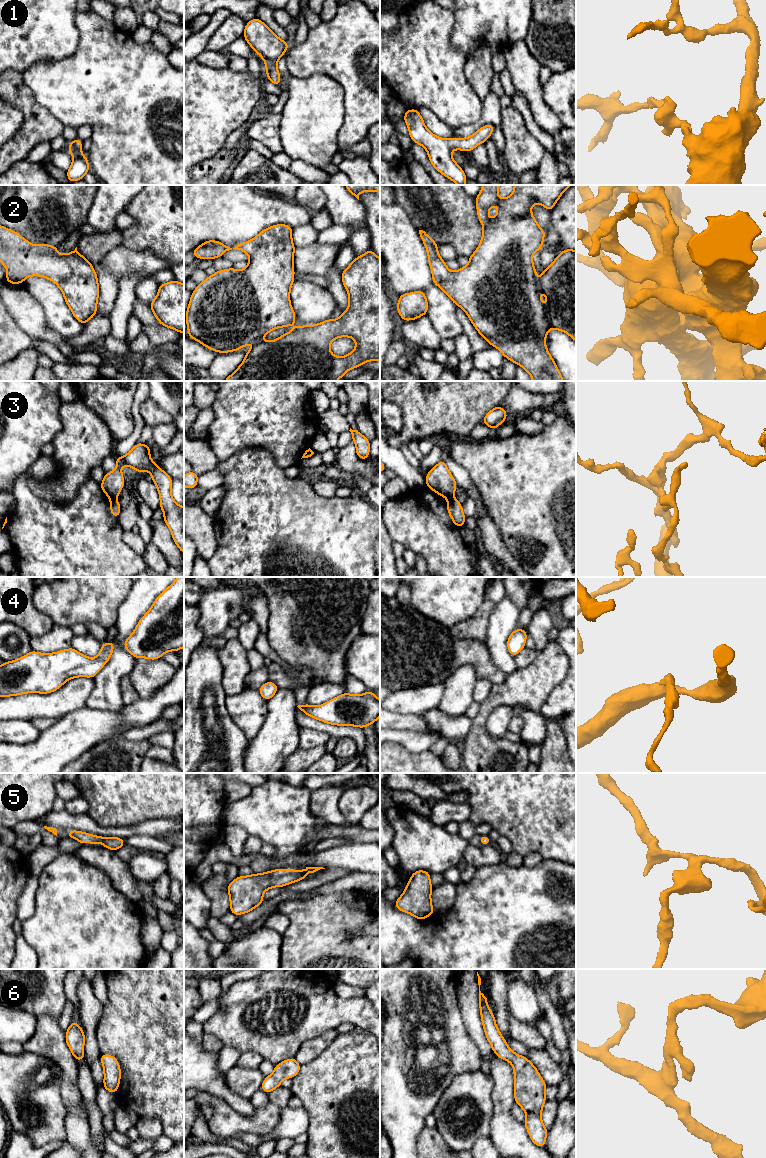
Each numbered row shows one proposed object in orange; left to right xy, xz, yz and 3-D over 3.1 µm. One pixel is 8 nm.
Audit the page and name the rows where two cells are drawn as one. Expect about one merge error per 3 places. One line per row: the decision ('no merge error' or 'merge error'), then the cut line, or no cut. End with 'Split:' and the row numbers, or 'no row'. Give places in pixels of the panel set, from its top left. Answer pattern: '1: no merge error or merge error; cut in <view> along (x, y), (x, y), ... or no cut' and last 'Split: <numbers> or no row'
1: no merge error; no cut
2: no merge error; no cut
3: merge error; cut in xy along (110, 498), (114, 499)
4: no merge error; no cut
5: no merge error; no cut
6: no merge error; no cut
Split: 3

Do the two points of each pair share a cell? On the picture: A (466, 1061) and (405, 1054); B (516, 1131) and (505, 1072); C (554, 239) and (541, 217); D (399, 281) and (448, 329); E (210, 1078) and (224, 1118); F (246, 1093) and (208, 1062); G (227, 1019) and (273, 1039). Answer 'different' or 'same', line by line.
A: same
B: same
C: same
D: same
E: different
F: different
G: same

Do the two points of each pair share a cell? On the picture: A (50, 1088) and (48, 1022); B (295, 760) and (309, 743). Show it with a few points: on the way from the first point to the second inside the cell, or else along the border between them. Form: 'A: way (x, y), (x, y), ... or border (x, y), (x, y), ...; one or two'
A: border (27, 1051), (52, 1060), (59, 1067), (62, 1079); two
B: border (324, 744), (308, 750), (299, 749); two

